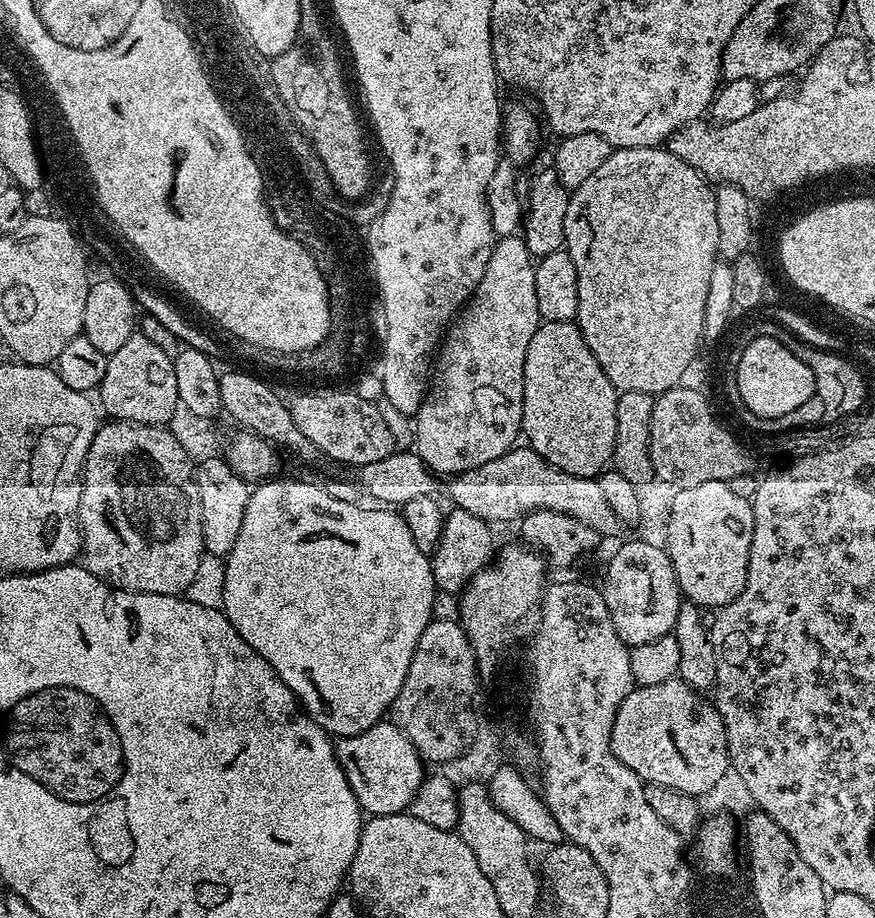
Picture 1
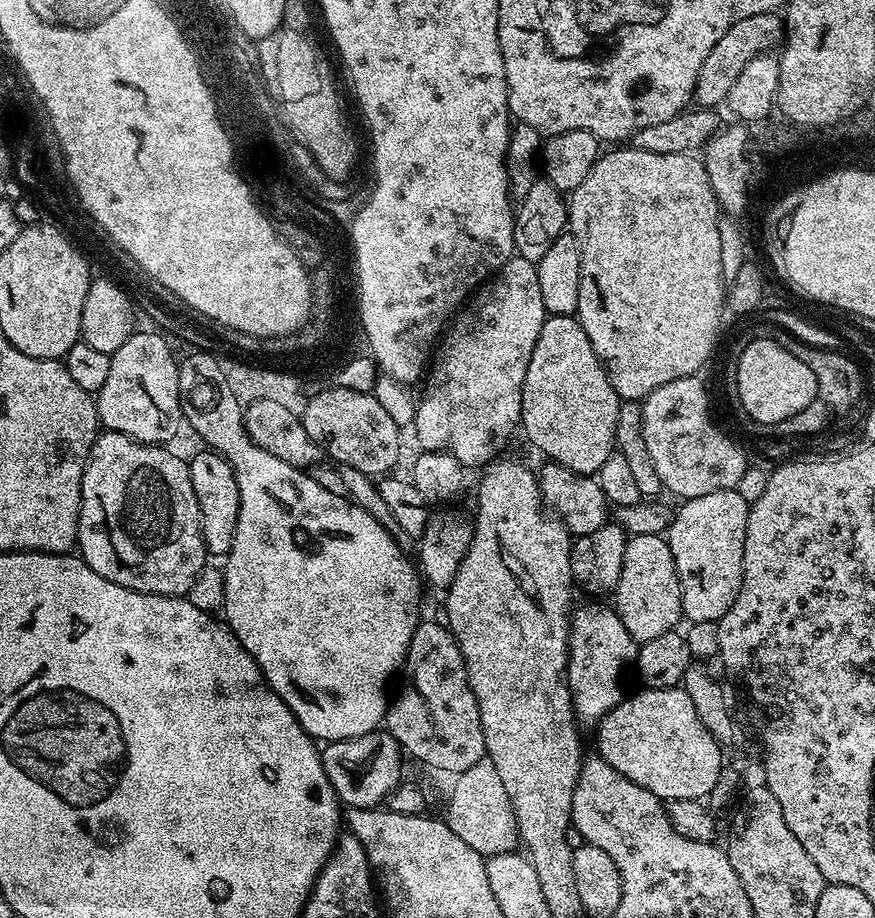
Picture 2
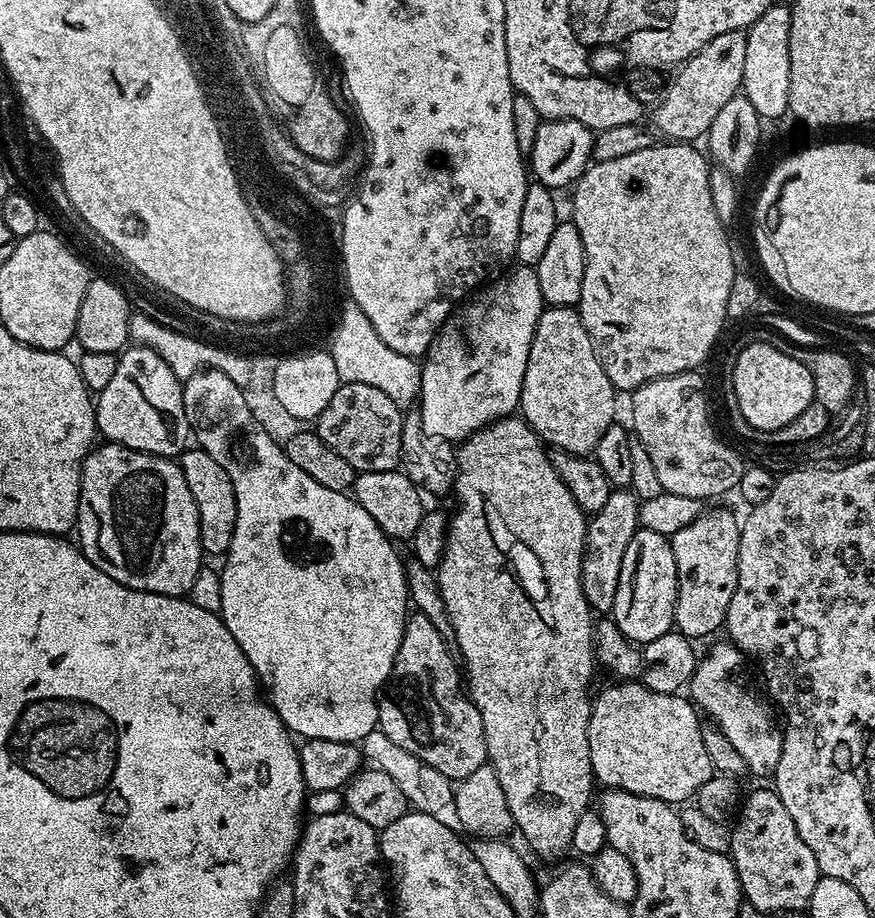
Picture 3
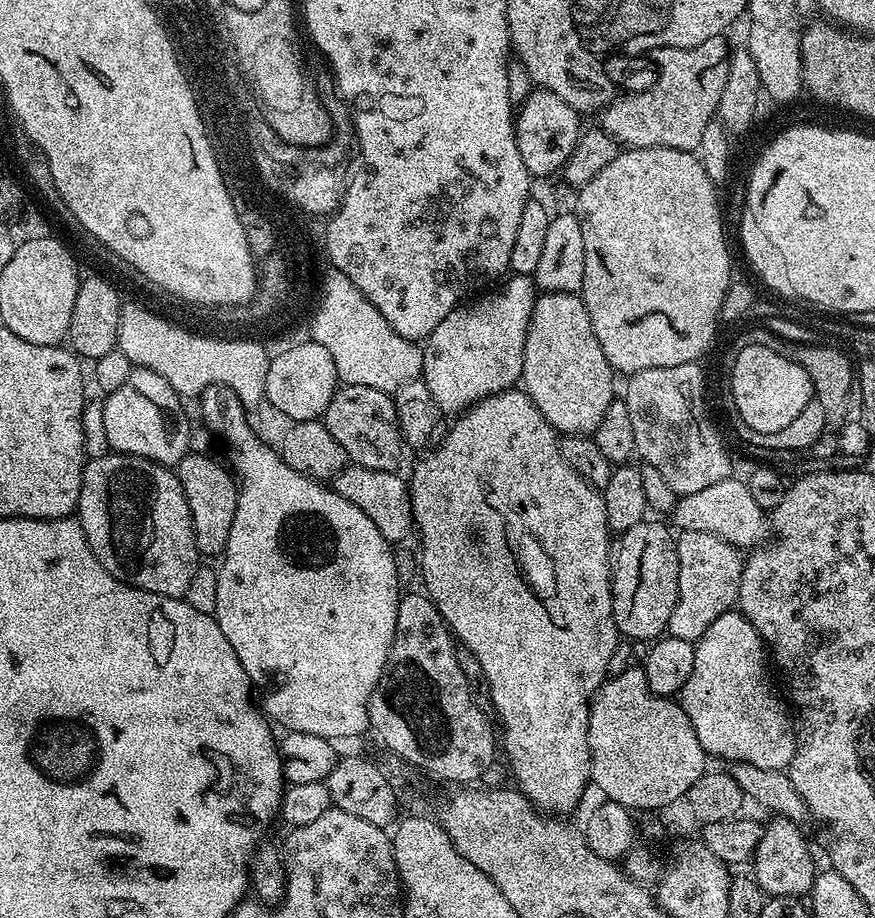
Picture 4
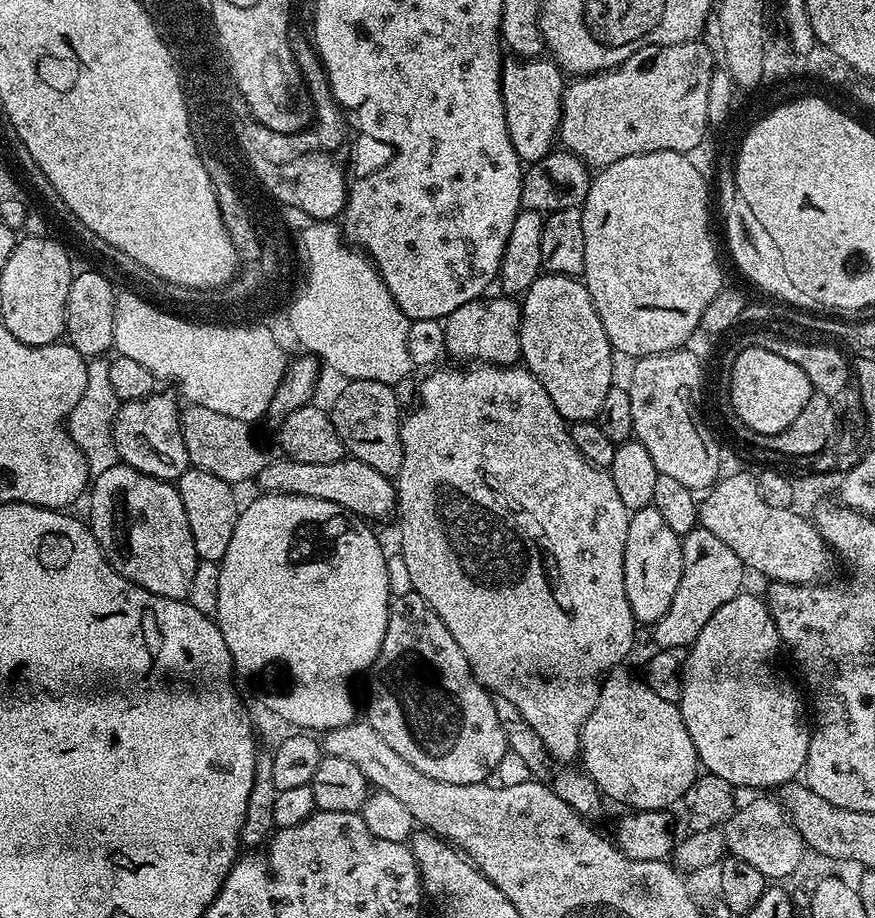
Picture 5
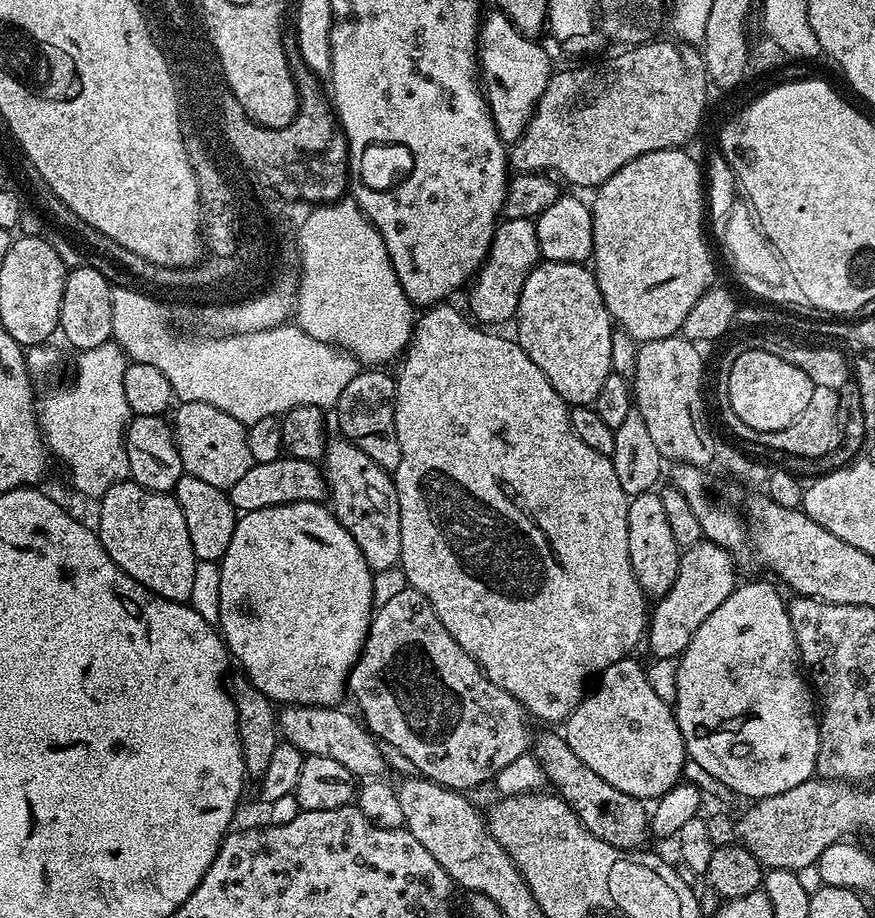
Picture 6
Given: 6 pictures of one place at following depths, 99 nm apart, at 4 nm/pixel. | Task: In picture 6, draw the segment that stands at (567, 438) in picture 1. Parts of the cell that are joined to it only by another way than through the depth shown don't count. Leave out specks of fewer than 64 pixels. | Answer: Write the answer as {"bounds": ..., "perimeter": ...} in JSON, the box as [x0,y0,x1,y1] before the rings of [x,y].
{"bounds":[514,260,614,406],"perimeter":[[[544,260],[526,278],[514,317],[515,339],[526,354],[550,378],[569,406],[592,406],[602,382],[612,373],[611,336],[614,321],[606,310],[596,273],[584,264]]]}

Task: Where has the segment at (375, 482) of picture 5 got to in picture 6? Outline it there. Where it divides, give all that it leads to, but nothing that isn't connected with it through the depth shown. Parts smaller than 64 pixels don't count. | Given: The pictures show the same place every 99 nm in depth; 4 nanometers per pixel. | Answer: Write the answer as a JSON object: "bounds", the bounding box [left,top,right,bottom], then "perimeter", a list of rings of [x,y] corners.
{"bounds":[227,454,326,514],"perimeter":[[[281,454],[272,462],[254,463],[252,468],[228,489],[227,494],[228,501],[235,506],[237,513],[243,514],[294,502],[319,504],[325,499],[326,485],[321,465],[317,461]]]}

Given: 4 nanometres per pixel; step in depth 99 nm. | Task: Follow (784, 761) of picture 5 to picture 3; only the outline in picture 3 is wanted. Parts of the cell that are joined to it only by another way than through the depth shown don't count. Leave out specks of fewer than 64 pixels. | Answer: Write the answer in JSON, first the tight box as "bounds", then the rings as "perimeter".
{"bounds":[690,642,784,777],"perimeter":[[[723,642],[724,644],[716,644],[708,653],[699,657],[696,673],[692,675],[692,683],[690,685],[690,696],[694,701],[697,709],[701,713],[709,712],[711,719],[722,734],[726,734],[726,738],[730,738],[730,746],[734,746],[734,750],[738,750],[738,754],[742,754],[742,758],[746,762],[748,772],[756,776],[771,777],[775,773],[778,766],[778,758],[782,758],[782,742],[784,734],[781,725],[772,717],[773,709],[767,703],[763,704],[750,689],[744,685],[744,664],[746,665],[746,657],[743,652],[736,649],[736,645],[731,642]]]}

